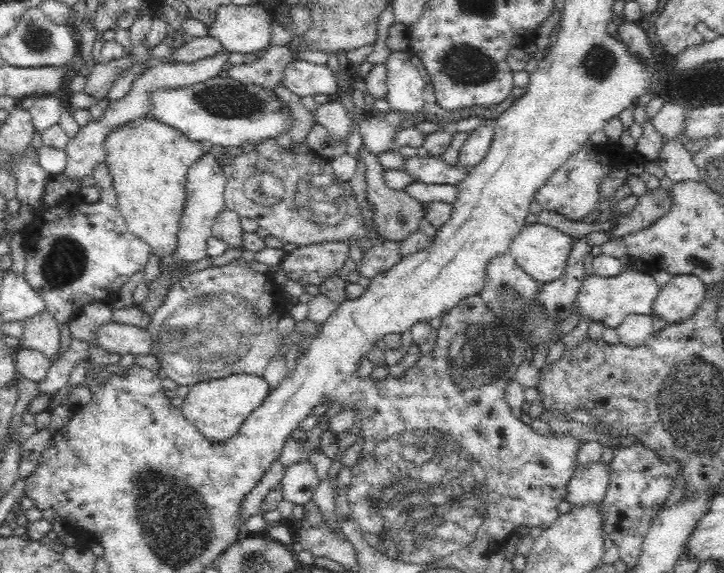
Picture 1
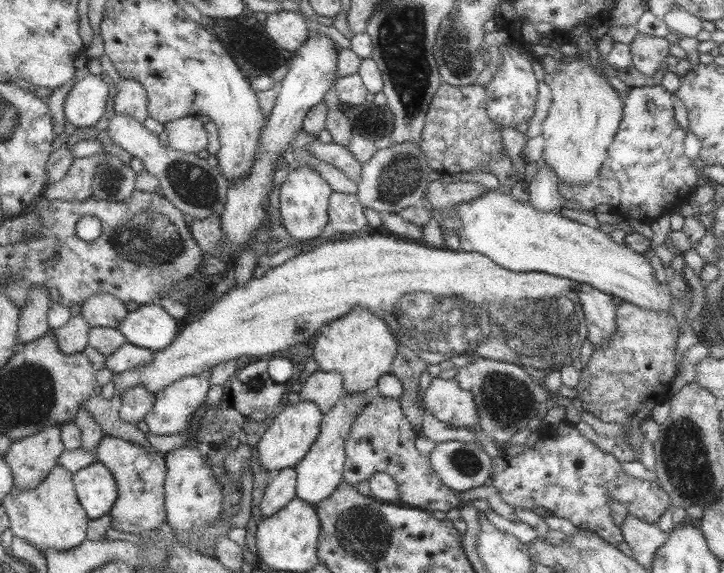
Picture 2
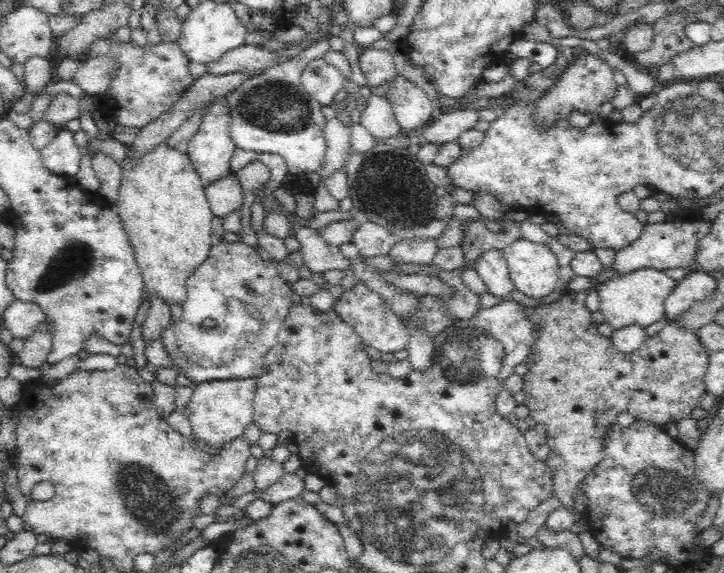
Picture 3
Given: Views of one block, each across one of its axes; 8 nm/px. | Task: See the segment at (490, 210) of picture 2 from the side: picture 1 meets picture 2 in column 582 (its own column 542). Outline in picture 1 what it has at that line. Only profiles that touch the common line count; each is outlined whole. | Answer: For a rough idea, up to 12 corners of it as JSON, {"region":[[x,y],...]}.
{"region":[[526,225],[508,252],[537,283],[562,278],[573,238]]}

